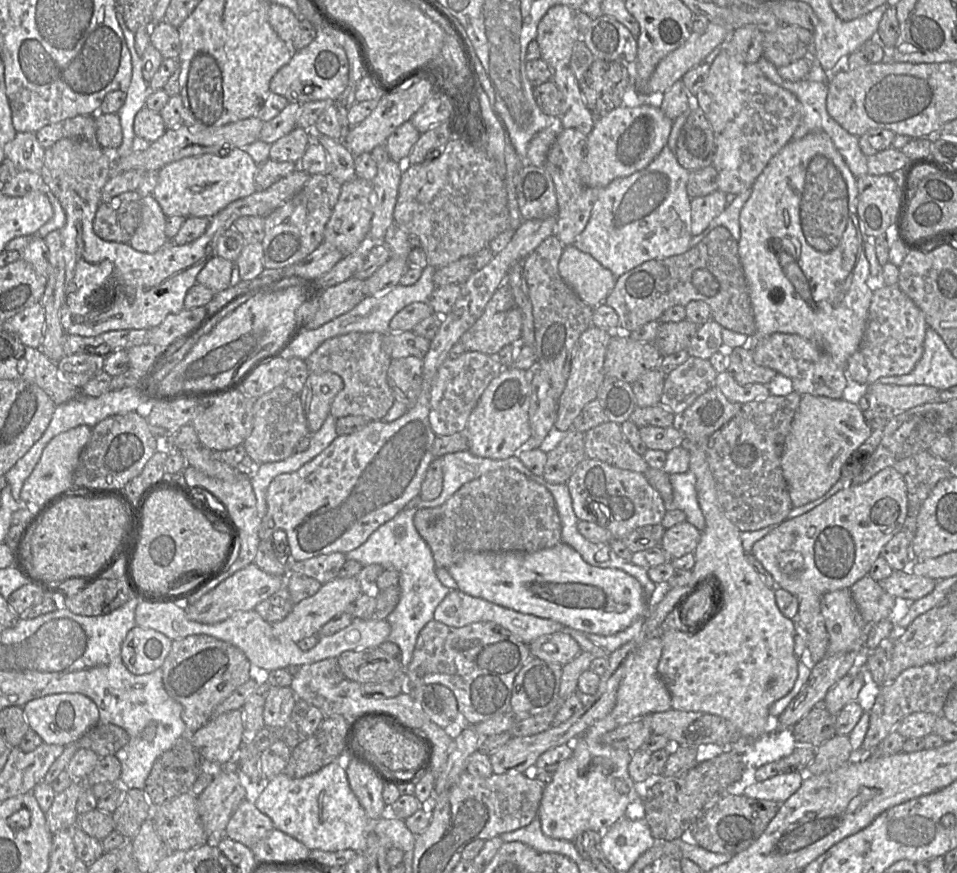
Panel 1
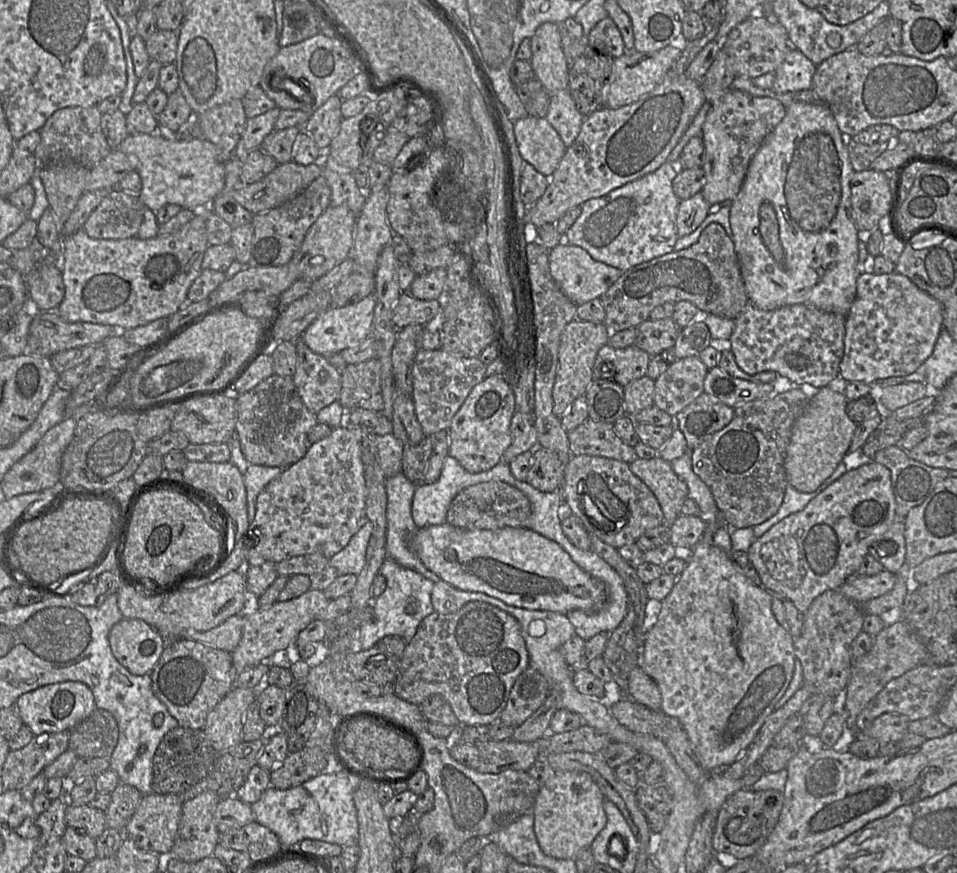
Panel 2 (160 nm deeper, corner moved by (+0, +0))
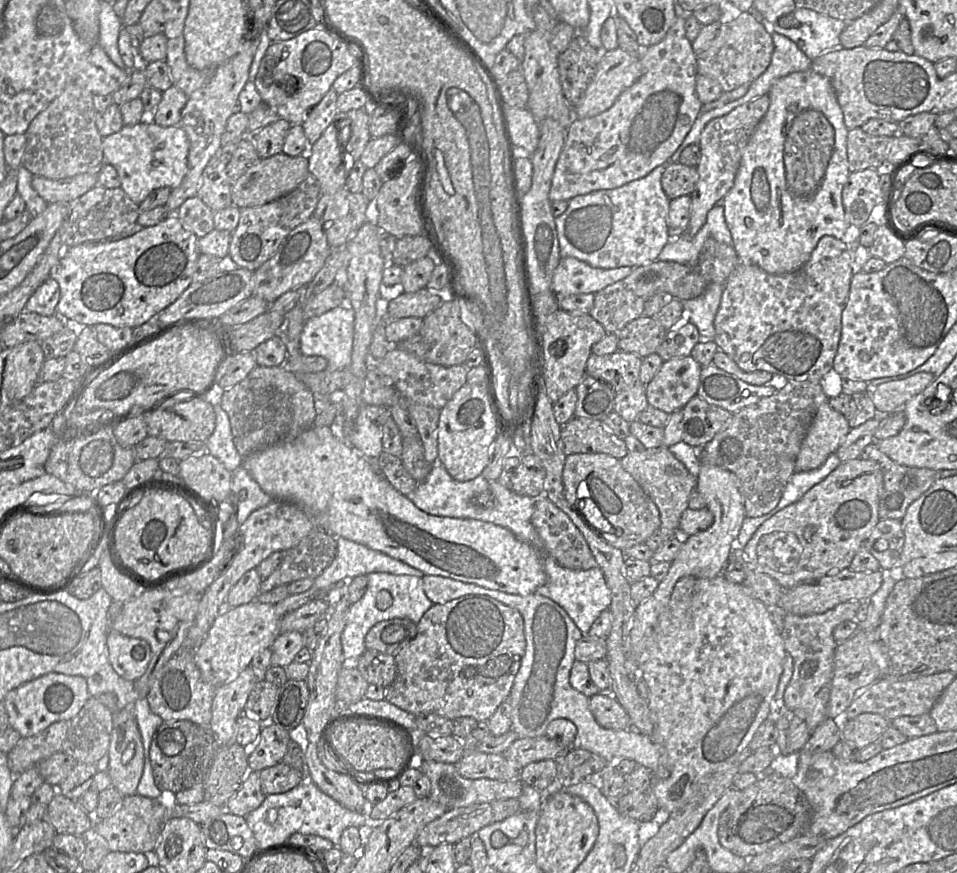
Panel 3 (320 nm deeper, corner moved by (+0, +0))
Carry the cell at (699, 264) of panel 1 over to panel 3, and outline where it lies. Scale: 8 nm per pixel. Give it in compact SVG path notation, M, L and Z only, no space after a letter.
M707 238L695 266L655 260L634 268L629 276L595 294L594 304L589 314L604 327L607 333L618 333L628 323L643 315L644 305L652 296L670 294L679 300L697 298L705 292L709 284L713 282L725 284L740 262L734 246L720 243L714 238Z

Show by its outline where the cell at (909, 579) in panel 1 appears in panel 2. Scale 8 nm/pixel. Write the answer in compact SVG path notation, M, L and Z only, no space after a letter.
M886 570L873 576L856 574L846 580L838 591L855 603L863 604L889 592L895 580L895 574Z

